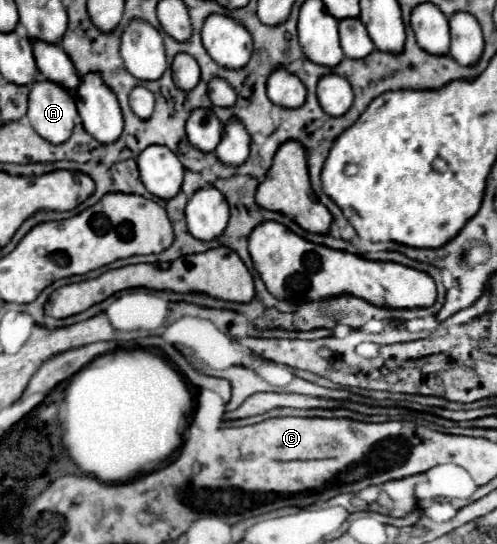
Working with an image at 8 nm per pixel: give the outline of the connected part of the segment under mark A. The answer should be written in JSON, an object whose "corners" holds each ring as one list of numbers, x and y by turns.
{"corners":[[53,81,31,83,27,119,31,127,51,143,63,143,71,137,77,107,71,93]]}

